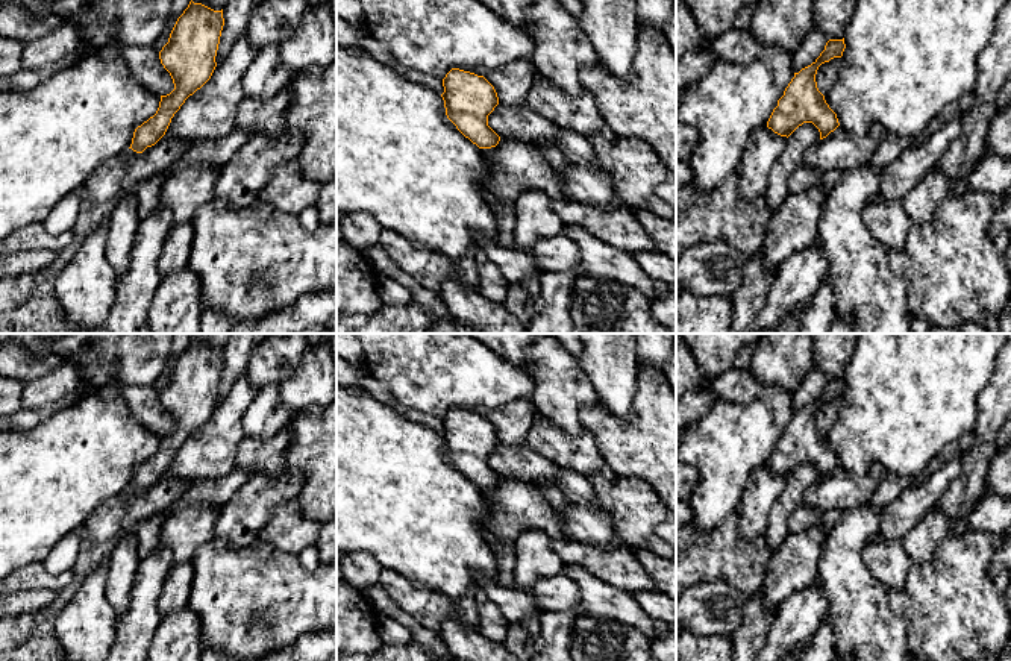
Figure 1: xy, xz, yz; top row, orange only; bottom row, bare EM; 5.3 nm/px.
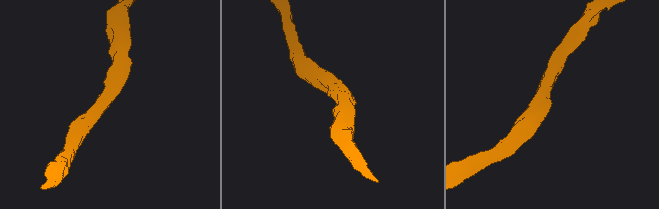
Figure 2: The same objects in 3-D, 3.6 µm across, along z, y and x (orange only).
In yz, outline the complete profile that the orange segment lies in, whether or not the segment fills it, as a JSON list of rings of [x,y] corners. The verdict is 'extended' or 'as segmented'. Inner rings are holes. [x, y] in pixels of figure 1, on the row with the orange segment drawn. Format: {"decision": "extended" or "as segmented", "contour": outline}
{"decision": "as segmented", "contour": [[[844,38],[829,39],[811,65],[794,73],[767,121],[768,129],[788,138],[803,123],[812,123],[820,132],[820,139],[823,139],[840,126],[837,114],[817,88],[815,74],[822,64],[841,58],[844,49]]]}

